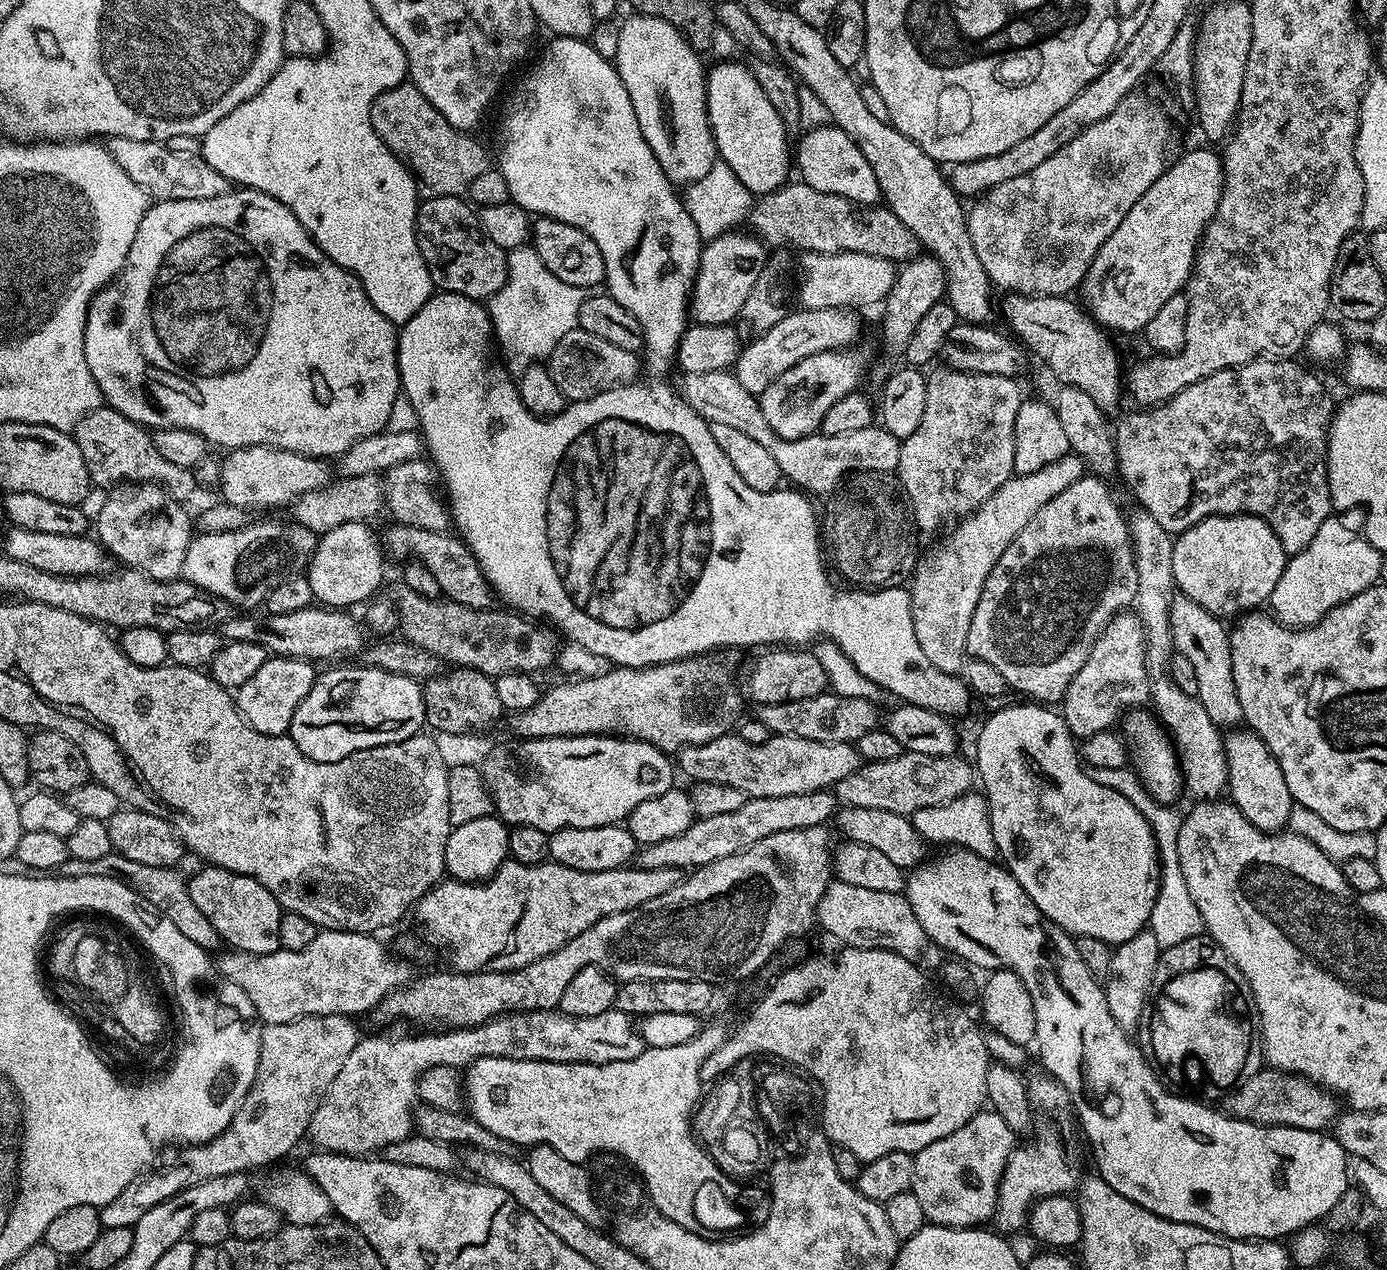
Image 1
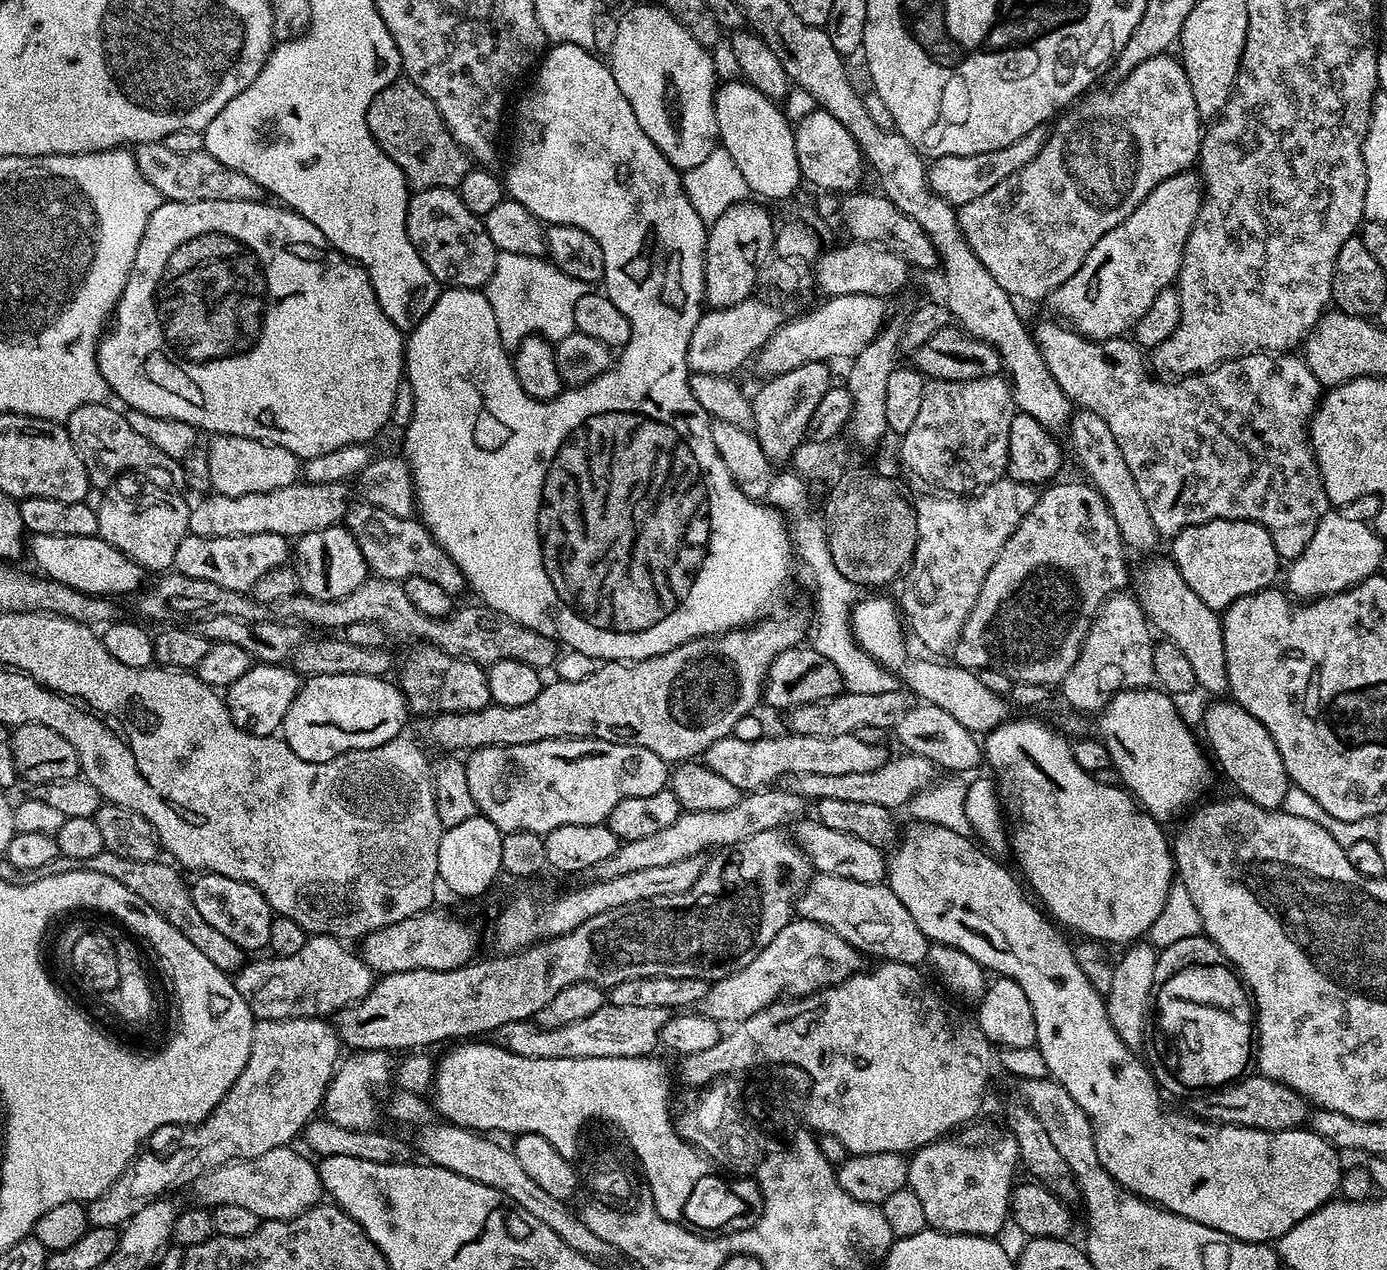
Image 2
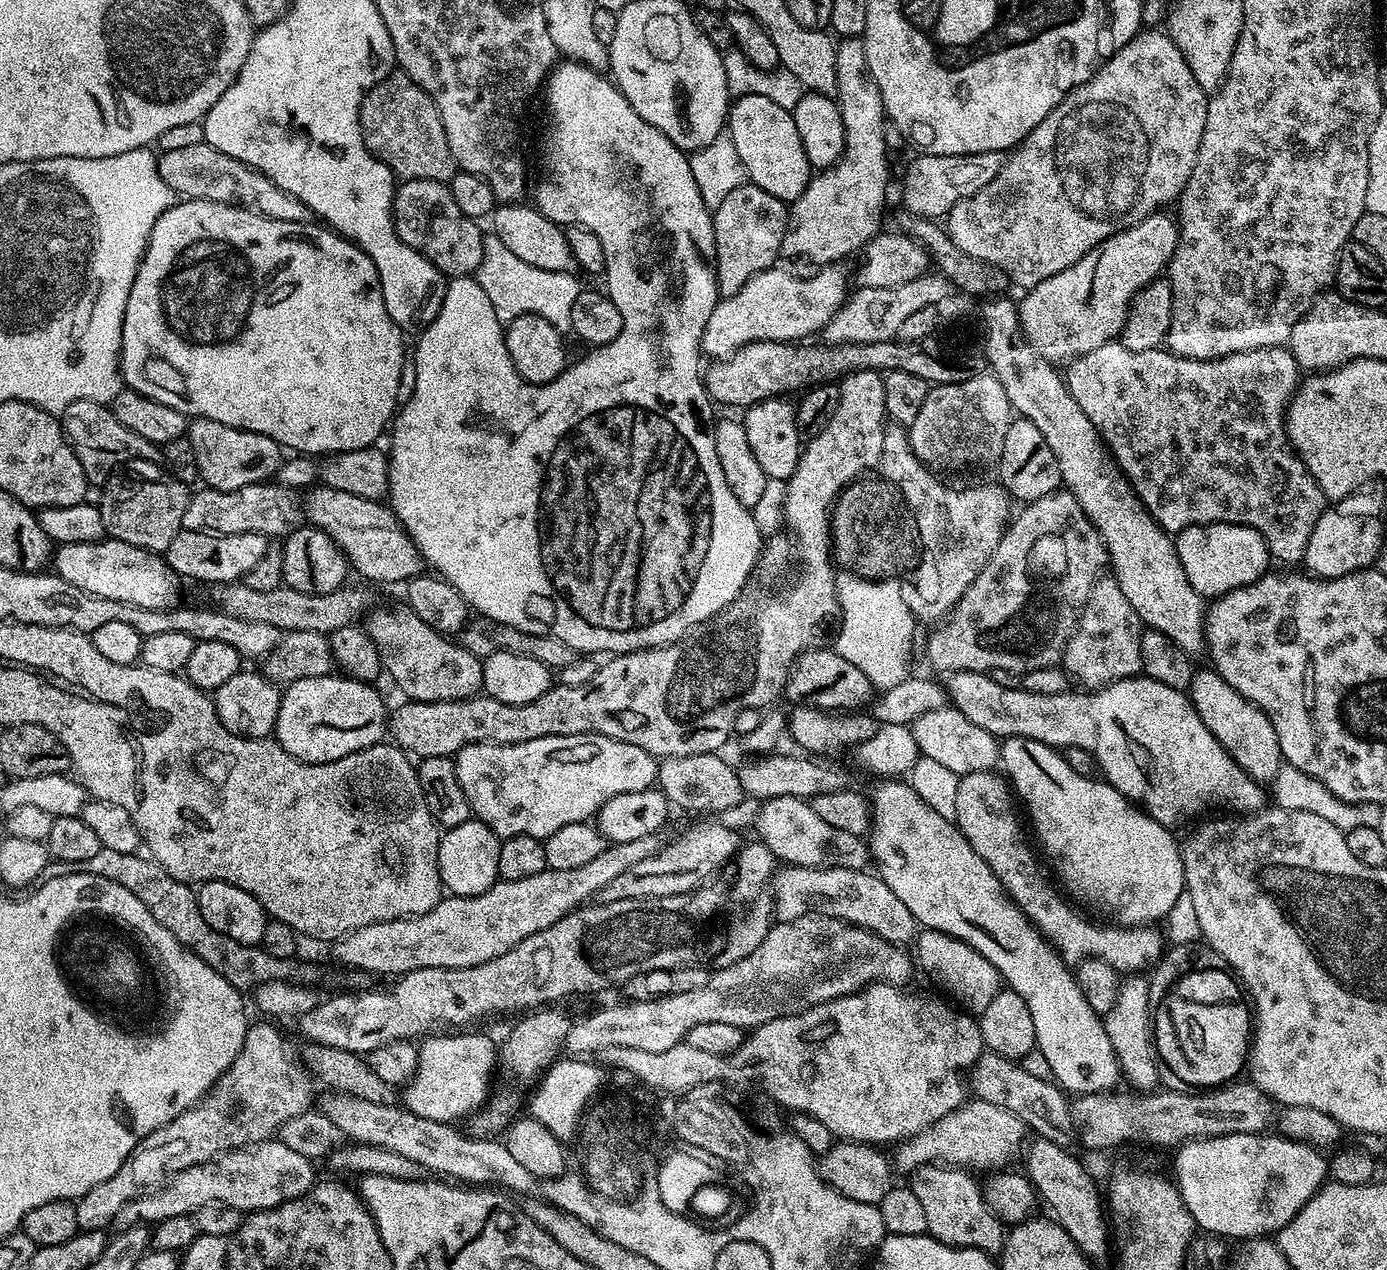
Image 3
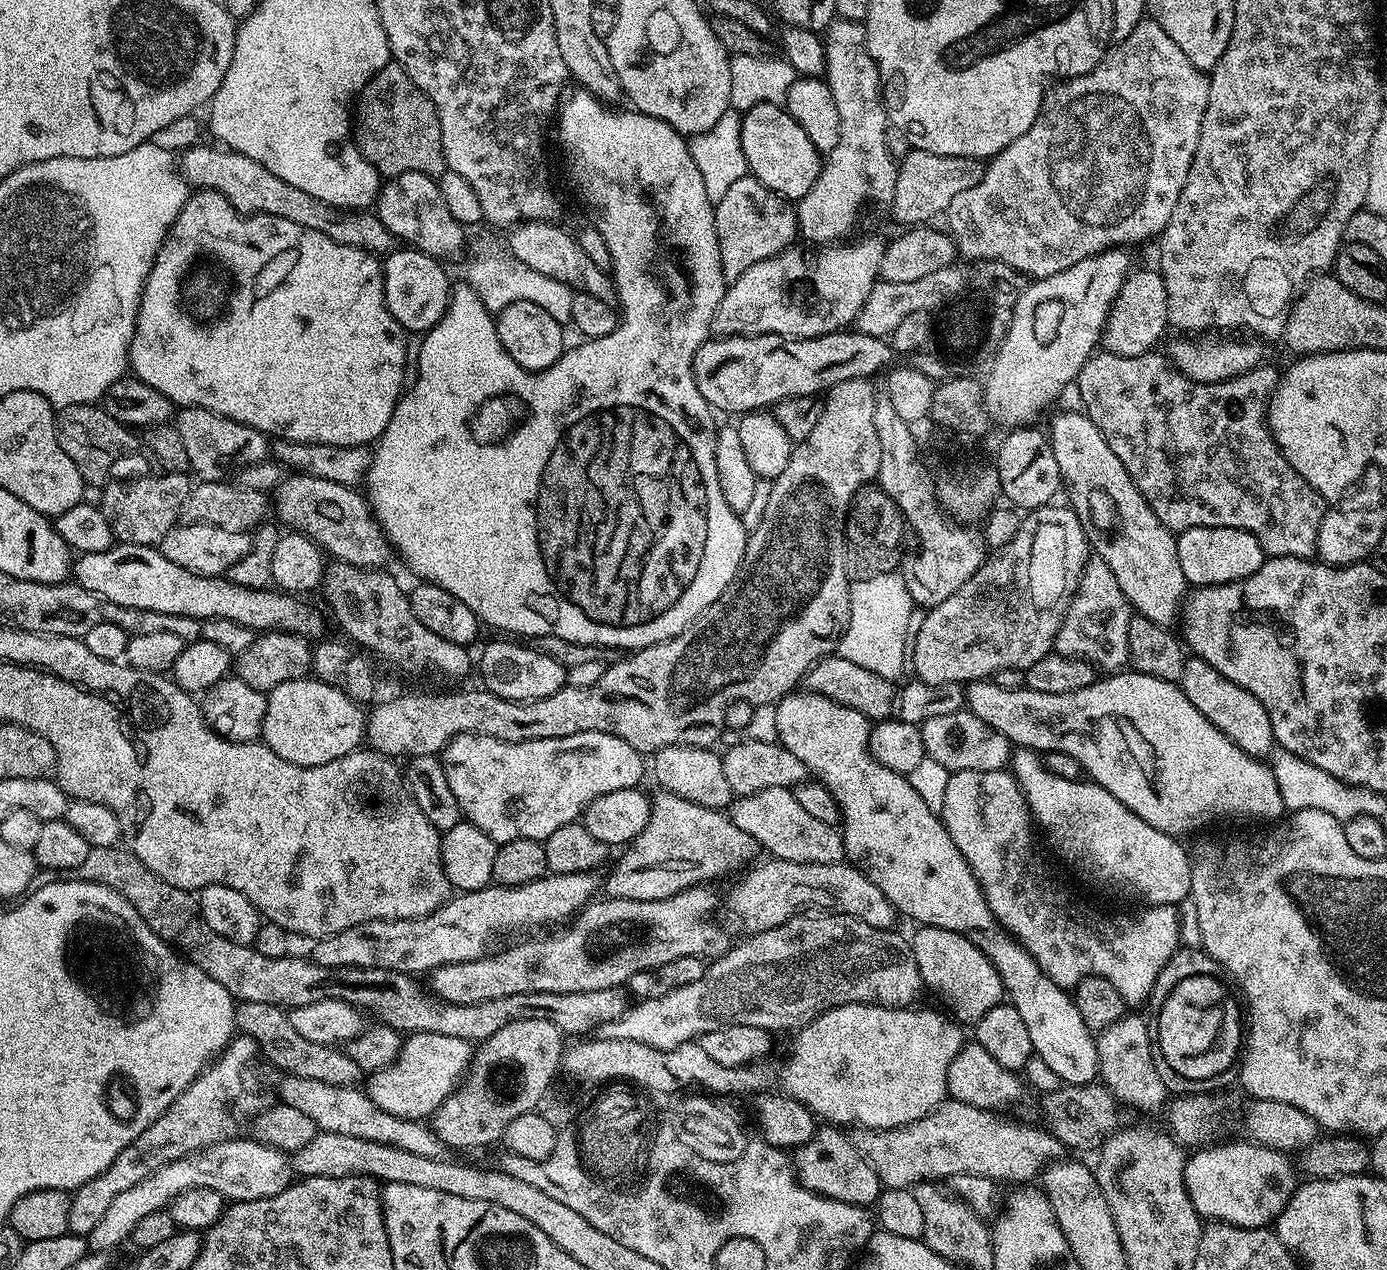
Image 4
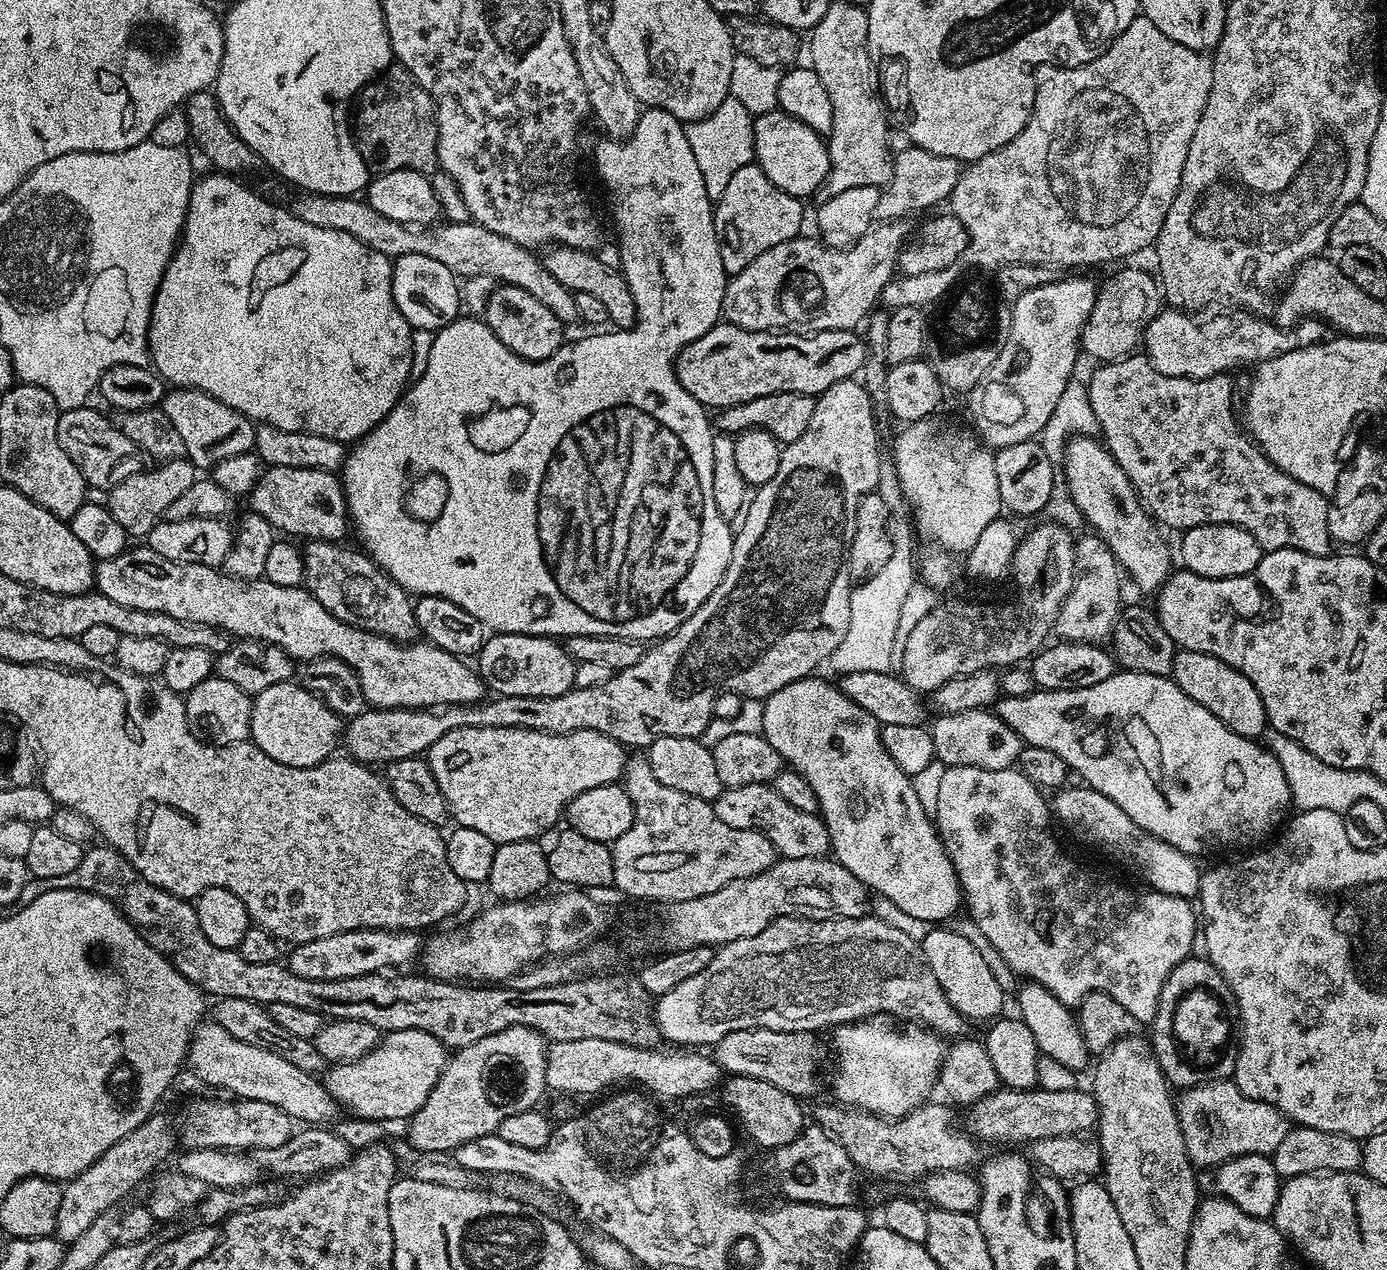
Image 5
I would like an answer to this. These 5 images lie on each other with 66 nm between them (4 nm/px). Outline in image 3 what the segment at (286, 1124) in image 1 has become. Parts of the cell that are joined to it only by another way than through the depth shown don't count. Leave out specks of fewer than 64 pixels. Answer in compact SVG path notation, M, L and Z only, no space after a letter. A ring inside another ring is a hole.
M249 1023L238 1058L234 1058L232 1065L220 1075L220 1081L193 1108L178 1114L169 1124L155 1128L137 1144L116 1173L75 1201L81 1230L107 1229L126 1202L165 1183L177 1169L212 1160L222 1152L271 1140L290 1118L313 1107L314 1078L304 1067L297 1049L292 1049L272 1025L275 1023L264 1023L268 1024Z

